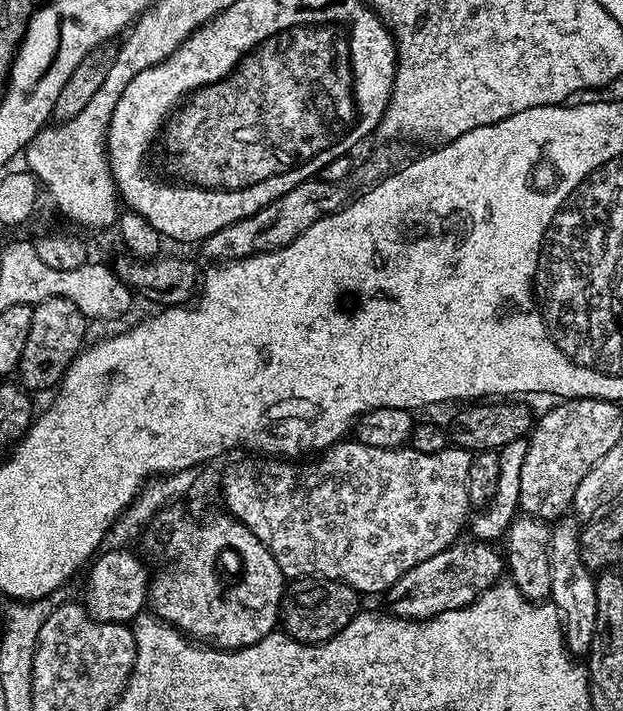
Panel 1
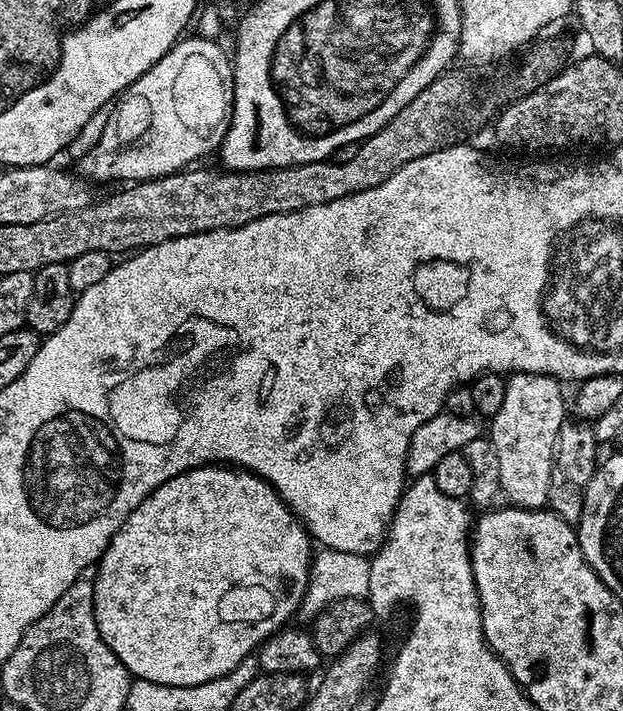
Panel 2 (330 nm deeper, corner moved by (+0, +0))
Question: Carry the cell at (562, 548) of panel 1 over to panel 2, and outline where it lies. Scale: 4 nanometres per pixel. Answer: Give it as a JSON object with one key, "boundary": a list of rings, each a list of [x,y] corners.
{"boundary":[[[513,372],[506,380],[506,398],[502,398],[502,406],[498,409],[498,414],[494,414],[490,418],[492,424],[492,433],[490,439],[494,450],[498,450],[498,467],[502,474],[502,490],[505,497],[515,507],[518,508],[544,508],[548,502],[548,495],[550,494],[550,474],[552,473],[552,459],[556,453],[556,443],[558,442],[558,430],[564,425],[566,413],[564,413],[564,392],[561,381],[557,380],[555,376],[547,376],[545,372]]]}

